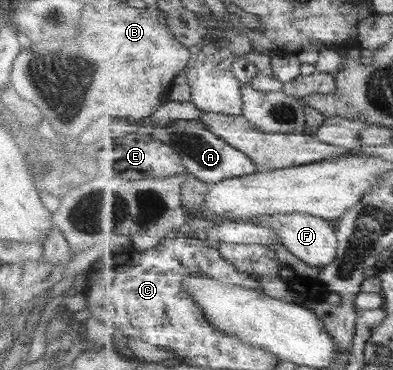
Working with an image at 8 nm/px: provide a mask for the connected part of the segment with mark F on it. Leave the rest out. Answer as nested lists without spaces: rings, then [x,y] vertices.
[[[286,213],[252,217],[250,223],[272,228],[276,231],[279,241],[286,246],[297,258],[316,268],[329,266],[337,260],[339,251],[339,238],[336,234],[336,223],[328,219],[306,213]]]

